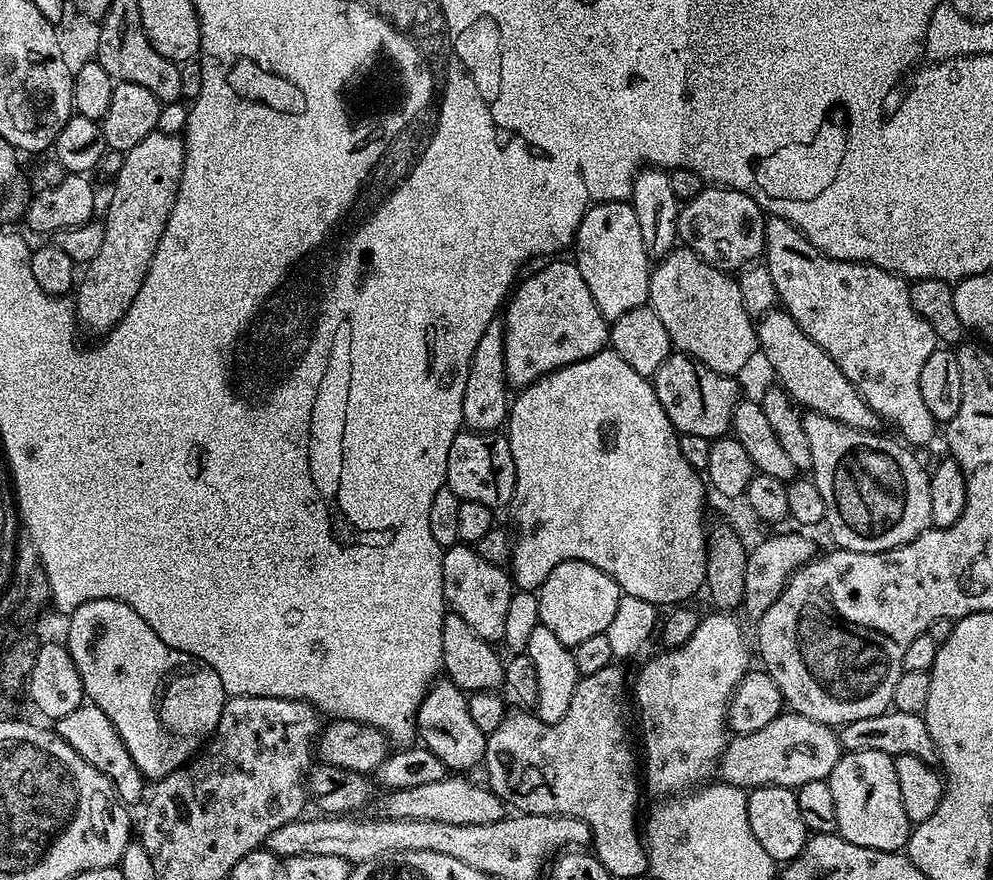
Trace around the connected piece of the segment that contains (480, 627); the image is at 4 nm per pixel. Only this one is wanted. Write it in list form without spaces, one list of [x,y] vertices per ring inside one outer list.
[[[457,542],[444,548],[442,582],[447,607],[456,612],[462,622],[468,623],[478,638],[486,638],[489,642],[503,641],[506,609],[510,606],[514,585],[501,565],[486,562],[486,558],[477,554],[475,547]]]

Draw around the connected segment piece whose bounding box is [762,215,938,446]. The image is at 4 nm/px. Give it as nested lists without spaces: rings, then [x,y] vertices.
[[[769,215],[767,217],[764,226],[764,254],[762,260],[770,270],[770,278],[774,278],[774,290],[778,290],[778,301],[782,305],[783,311],[792,316],[794,322],[798,322],[800,329],[814,342],[818,342],[818,346],[822,346],[822,350],[826,350],[826,354],[830,354],[830,358],[834,358],[838,370],[842,370],[842,374],[846,374],[846,378],[856,387],[860,397],[870,406],[870,410],[878,413],[885,425],[893,424],[900,431],[898,433],[899,439],[905,445],[917,446],[916,444],[928,444],[935,436],[938,436],[938,422],[930,414],[930,410],[926,410],[926,401],[922,398],[922,386],[920,385],[922,366],[926,366],[926,358],[930,358],[930,354],[938,346],[938,341],[934,330],[930,330],[930,322],[926,322],[926,318],[922,318],[916,313],[914,306],[910,306],[909,281],[905,280],[903,276],[896,276],[894,273],[882,270],[873,264],[855,264],[852,260],[835,260],[830,258],[825,252],[819,252],[804,237],[804,233],[799,228],[794,227],[789,220],[783,220],[781,216]]]

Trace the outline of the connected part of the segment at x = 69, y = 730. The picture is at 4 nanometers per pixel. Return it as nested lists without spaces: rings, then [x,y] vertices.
[[[85,702],[78,706],[78,710],[58,718],[54,722],[54,731],[67,744],[74,746],[76,753],[86,758],[90,766],[94,766],[102,774],[106,774],[106,778],[112,780],[117,796],[125,805],[132,806],[140,795],[141,797],[145,795],[146,781],[143,774],[138,770],[138,766],[134,766],[134,760],[130,758],[130,750],[124,748],[122,738],[118,738],[118,730],[114,730],[114,722],[110,722],[110,718],[106,718],[106,714],[102,714],[102,710],[98,710],[96,704]]]

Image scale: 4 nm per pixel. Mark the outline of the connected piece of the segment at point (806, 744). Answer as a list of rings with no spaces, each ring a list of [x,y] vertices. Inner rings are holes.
[[[785,710],[762,730],[745,736],[733,735],[718,761],[718,776],[723,783],[745,790],[762,786],[795,790],[806,782],[827,780],[841,755],[840,738],[833,725],[814,722],[814,718]]]

